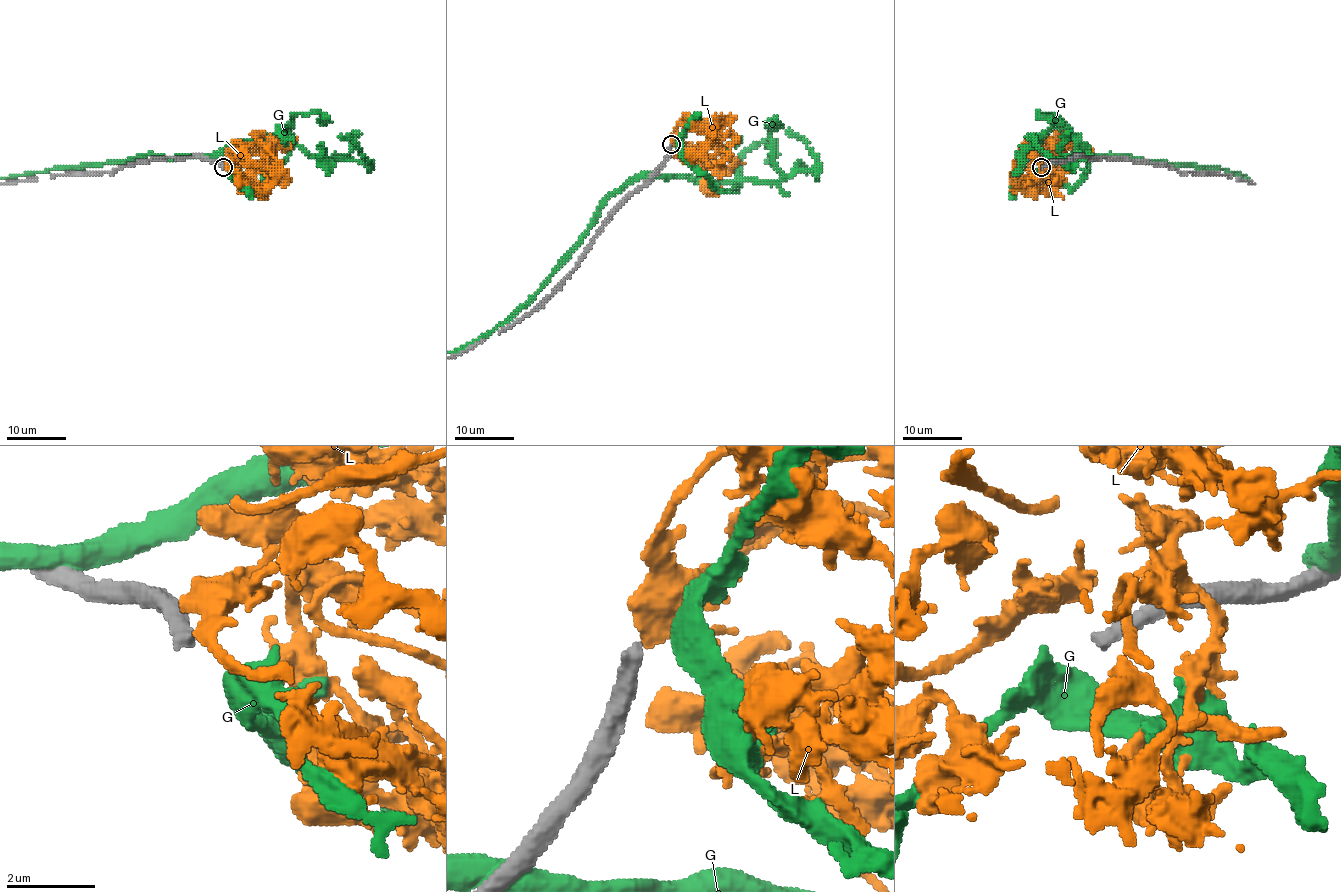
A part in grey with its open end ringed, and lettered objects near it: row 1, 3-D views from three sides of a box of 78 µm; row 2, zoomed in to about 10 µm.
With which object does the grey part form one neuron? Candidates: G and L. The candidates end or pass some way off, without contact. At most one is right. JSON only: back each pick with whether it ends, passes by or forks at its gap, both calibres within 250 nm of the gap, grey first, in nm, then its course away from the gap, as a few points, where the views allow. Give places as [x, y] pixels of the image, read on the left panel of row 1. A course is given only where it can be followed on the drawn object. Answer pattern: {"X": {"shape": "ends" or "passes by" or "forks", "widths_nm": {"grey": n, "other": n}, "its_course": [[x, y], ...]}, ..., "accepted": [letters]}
{"accepted": []}

